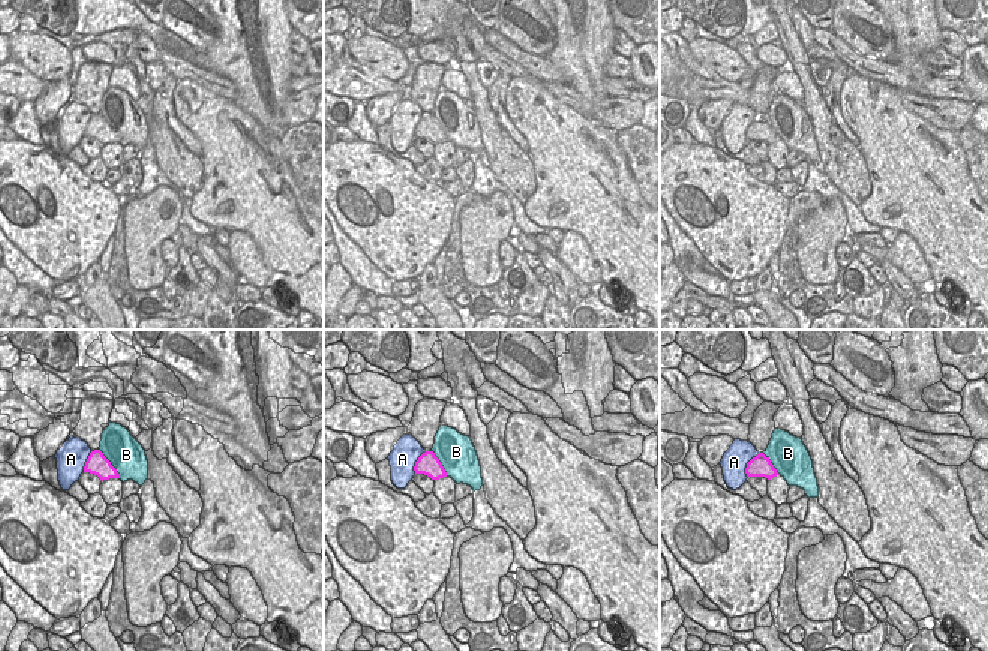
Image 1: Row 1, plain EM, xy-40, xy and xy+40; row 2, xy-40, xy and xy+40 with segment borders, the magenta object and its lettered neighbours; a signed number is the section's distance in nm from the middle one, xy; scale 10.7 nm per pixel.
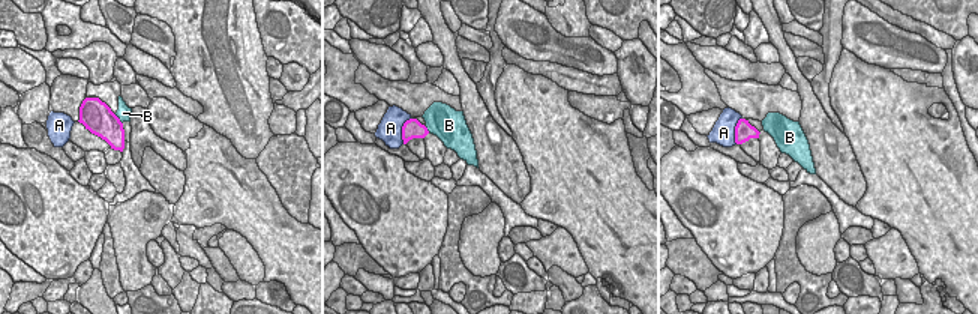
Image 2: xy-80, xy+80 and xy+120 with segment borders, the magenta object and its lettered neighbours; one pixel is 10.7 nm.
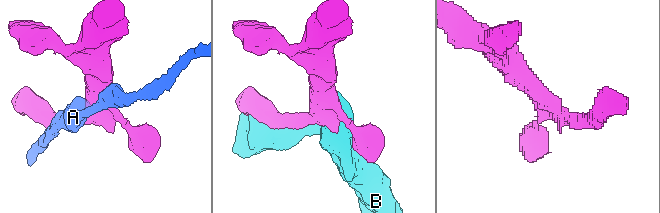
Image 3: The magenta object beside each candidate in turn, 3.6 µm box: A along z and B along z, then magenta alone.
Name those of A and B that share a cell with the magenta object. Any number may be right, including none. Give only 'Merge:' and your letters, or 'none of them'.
Merge: B

